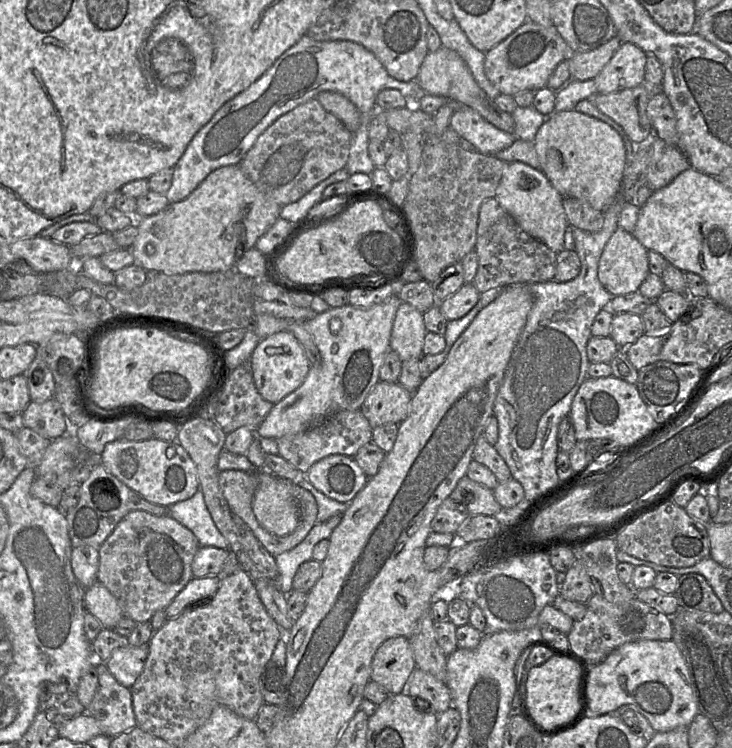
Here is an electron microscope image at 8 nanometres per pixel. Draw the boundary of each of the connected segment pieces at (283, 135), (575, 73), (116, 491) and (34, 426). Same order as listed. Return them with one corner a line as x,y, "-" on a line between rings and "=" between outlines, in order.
312,99
277,118
238,165
266,198
285,206
298,201
330,175
345,168
351,139
352,133
343,123
=
616,36
594,50
570,53
568,62
571,80
594,80
621,44
622,41
=
98,464
81,483
77,505
65,513
72,547
99,548
114,531
117,524
131,511
143,510
157,516
168,515
168,507
147,501
117,477
=
54,398
42,403
31,401
22,416
24,427
48,440
60,437
67,429
67,418

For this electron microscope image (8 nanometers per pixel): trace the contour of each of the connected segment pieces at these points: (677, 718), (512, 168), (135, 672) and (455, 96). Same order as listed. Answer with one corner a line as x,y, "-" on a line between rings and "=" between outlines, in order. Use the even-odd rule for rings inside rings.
672,639
640,640
617,647
601,663
593,665
587,694
588,717
612,714
623,705
631,705
648,720
655,732
688,728
699,713
689,669
=
522,162
506,163
494,198
529,236
556,254
565,250
564,234
569,224
562,204
563,197
541,170
=
124,643
112,652
105,663
113,677
130,689
143,671
148,653
148,644
132,646
=
441,46
426,55
416,79
426,94
442,96
457,101
478,112
487,122
501,131
514,134
515,123
510,113
502,111
477,84
467,64
454,50

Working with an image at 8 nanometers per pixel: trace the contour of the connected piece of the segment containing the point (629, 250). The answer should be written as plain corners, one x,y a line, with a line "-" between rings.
618,228
609,238
598,264
598,278
612,295
637,292
649,275
648,250
632,233

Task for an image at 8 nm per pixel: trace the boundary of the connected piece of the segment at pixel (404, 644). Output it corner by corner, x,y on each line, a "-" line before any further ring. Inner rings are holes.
392,637
377,649
371,663
371,680
382,685
390,695
406,692
417,668
409,639

